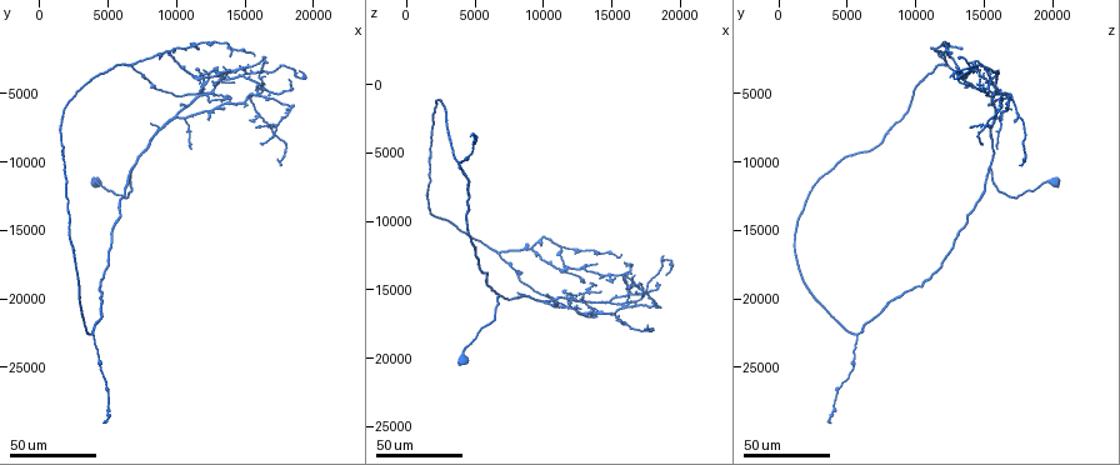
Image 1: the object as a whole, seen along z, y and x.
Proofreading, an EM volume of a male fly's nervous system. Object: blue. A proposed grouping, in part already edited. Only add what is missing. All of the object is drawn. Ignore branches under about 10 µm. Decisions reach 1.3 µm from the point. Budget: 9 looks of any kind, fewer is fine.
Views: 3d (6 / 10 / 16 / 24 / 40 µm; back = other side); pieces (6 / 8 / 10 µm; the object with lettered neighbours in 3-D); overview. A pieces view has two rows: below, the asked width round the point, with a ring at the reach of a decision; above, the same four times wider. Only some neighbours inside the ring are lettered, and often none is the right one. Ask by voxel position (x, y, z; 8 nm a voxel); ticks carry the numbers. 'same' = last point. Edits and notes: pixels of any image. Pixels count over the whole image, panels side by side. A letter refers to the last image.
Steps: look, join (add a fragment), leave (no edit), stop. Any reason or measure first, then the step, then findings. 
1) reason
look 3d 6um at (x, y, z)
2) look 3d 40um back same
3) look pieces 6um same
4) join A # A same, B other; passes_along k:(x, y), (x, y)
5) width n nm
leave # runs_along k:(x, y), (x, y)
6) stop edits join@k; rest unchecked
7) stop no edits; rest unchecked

tapers out
look 3d 40um at (10400, 6000, 15200)

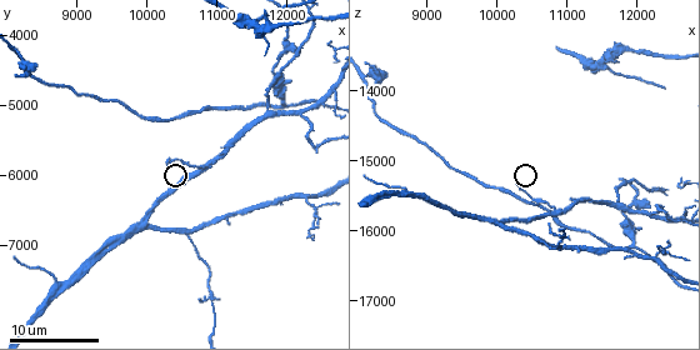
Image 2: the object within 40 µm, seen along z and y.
look pieces 8um at (10250, 5900, 15350)

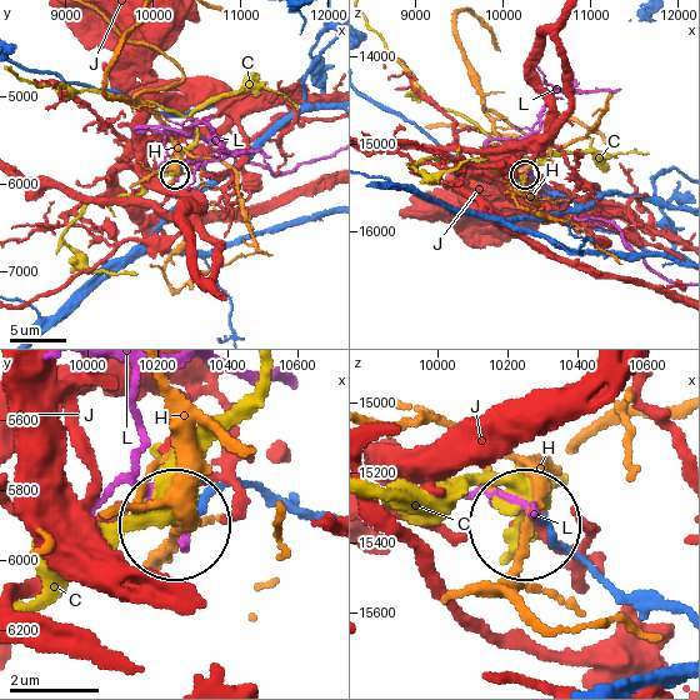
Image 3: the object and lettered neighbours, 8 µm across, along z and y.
leave # C other, H other, J other, L other; runs_along 3:(675, 614), (609, 588), (545, 525); no lettered fragment goes on from it

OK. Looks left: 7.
branch stops here
look 3d 24um at (13800, 3400, 13000)

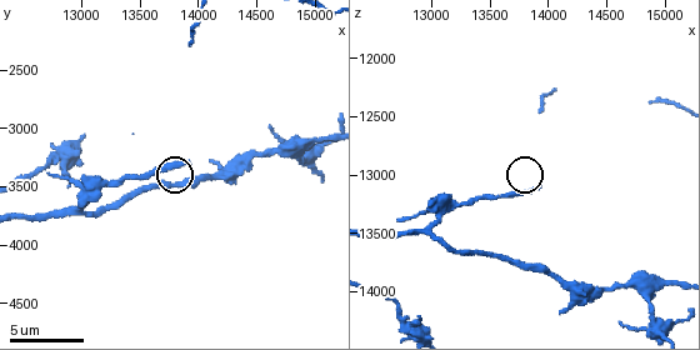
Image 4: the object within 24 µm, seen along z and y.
look pieces 10um at (13920, 3320, 13120)

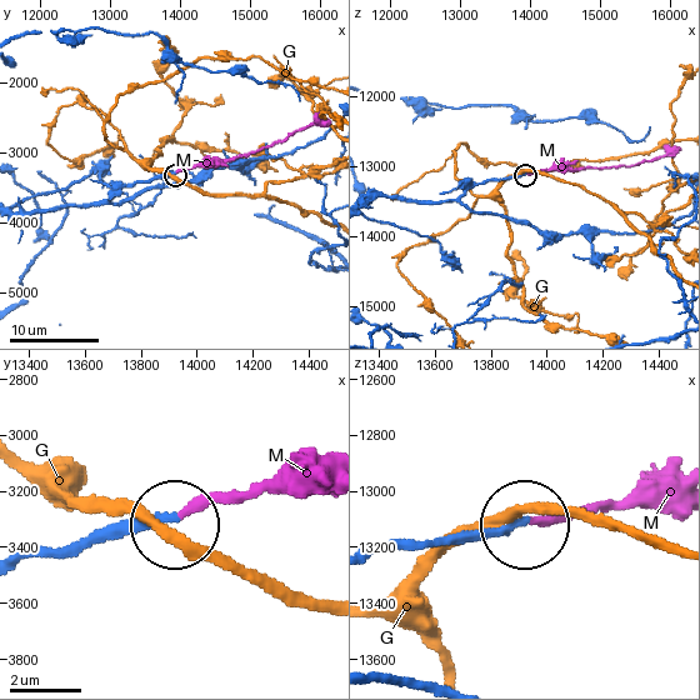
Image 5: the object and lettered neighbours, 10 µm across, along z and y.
width 210 nm
join M # G other, M same; passes_along 5:(500, 180), (546, 169), (631, 166), (658, 160); it goes on there

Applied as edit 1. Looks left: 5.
look overview

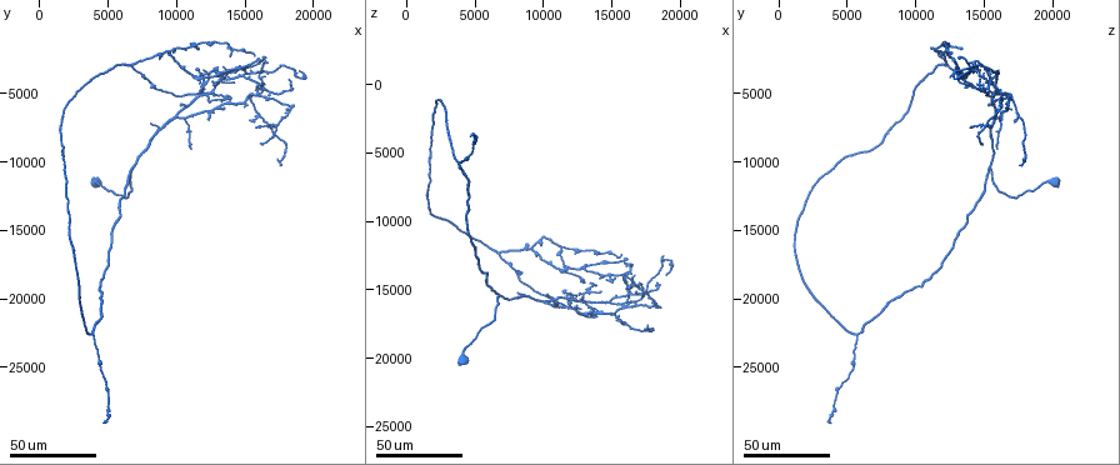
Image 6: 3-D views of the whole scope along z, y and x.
free end
look 3d 24um at (16800, 5200, 15200)

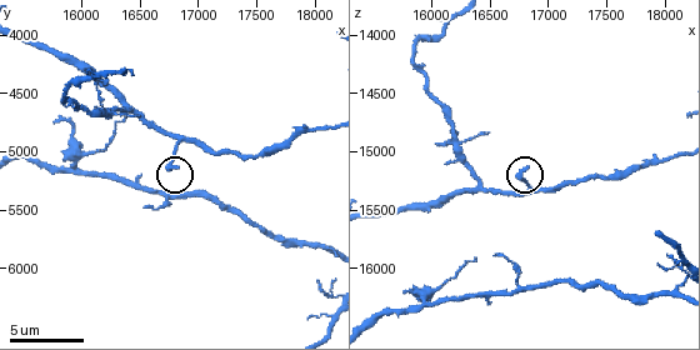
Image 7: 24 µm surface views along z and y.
see the neighbours
look pieces 6um at (16800, 5140, 15160)

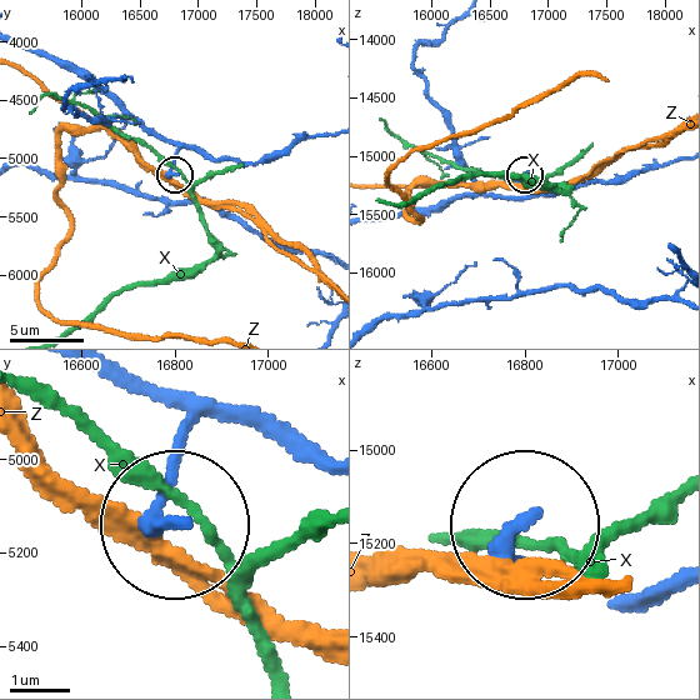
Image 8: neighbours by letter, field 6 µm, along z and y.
width 230 nm
leave # X other, Z other; runs_along 8:(171, 410), (186, 440), (166, 525); no lettered fragment goes on from it

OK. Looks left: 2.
tapers out
look 3d 24um at (15600, 2200, 12400)

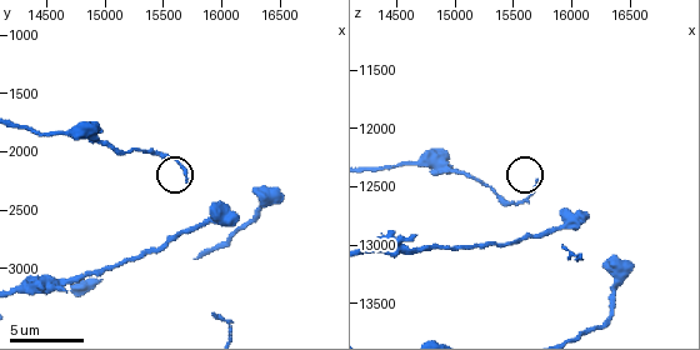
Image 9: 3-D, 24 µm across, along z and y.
look pieces 8um at (15720, 2260, 12440)

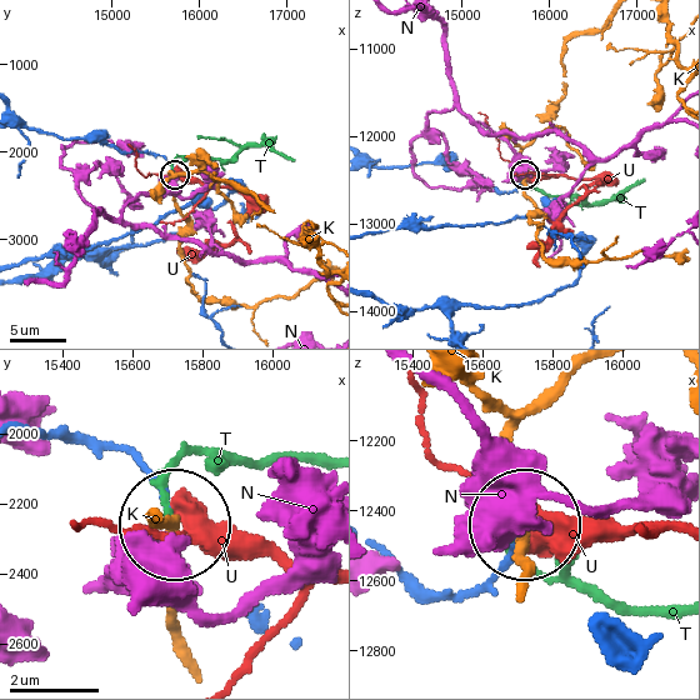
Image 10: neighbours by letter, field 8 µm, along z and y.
width 120 nm
leave # K other, N other, T other, U other; no lettered fragment goes on from it

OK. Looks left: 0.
stop edits join@5; rest unchecked

